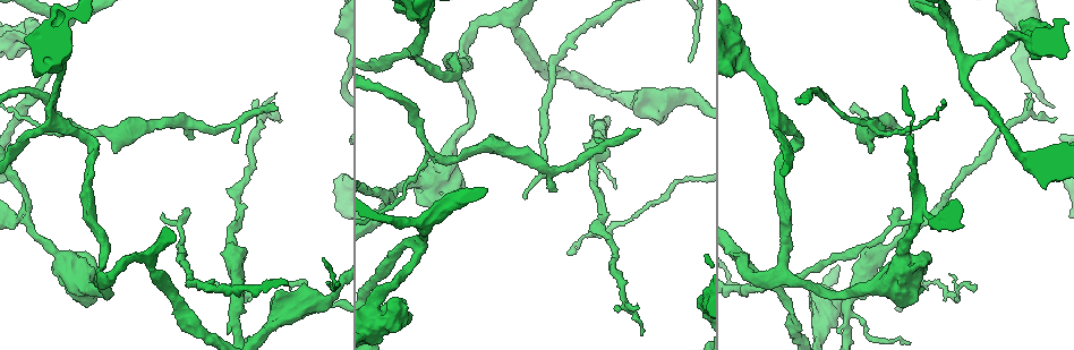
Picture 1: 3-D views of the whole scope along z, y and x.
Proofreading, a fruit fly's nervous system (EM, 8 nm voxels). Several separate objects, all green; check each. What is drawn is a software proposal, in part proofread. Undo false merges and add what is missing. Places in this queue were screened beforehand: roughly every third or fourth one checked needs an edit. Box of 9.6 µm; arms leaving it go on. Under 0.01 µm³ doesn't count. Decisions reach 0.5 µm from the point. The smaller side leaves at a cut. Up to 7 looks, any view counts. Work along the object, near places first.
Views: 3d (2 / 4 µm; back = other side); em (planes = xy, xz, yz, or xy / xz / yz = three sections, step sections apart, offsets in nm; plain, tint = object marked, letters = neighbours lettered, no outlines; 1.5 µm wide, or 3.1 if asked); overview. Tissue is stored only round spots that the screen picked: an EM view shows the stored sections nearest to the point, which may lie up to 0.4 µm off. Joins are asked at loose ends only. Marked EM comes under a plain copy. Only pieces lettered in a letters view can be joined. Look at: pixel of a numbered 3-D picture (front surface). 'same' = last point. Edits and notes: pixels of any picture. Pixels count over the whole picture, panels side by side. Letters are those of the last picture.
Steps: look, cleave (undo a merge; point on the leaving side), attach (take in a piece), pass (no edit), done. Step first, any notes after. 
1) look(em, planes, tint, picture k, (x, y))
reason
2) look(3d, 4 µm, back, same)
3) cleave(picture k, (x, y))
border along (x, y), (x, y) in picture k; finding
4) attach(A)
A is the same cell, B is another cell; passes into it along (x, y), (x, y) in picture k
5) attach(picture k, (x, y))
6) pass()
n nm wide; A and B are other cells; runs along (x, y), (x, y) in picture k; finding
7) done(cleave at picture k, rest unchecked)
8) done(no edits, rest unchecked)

look(em, xy, step 4, letters, picture 1, (556, 192))
branch stops here

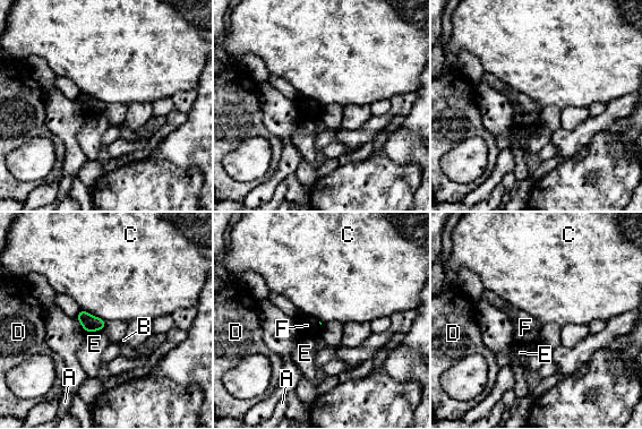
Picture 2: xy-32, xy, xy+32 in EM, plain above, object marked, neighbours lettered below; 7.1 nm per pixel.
pass()
C touches over 200 nm; A, B, C, D, E and F are other cells; border along (80, 308), (105, 322) in picture 2; no lettered piece goes on from it

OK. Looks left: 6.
look(3d, 4 µm, picture 1, (597, 137))
tapers out

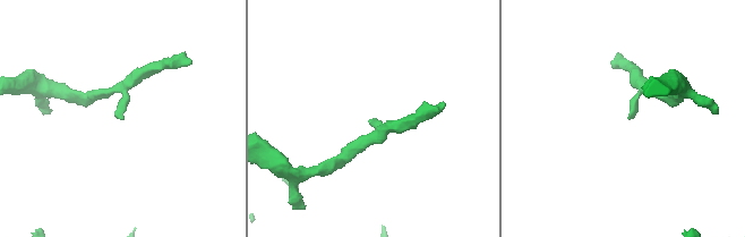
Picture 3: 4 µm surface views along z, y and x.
look(em, planes, letters, picture 3, (374, 119))

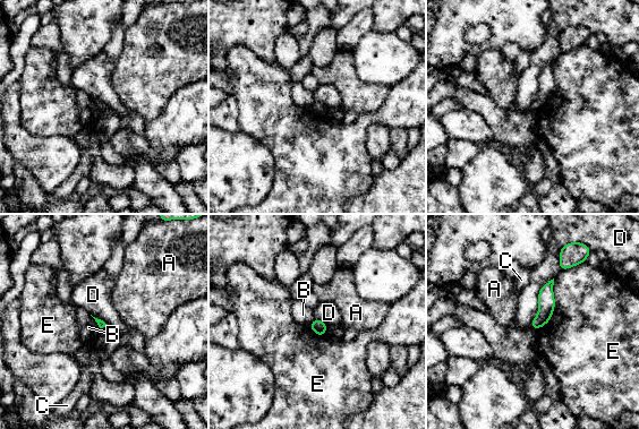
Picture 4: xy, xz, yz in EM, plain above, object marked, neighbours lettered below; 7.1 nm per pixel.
pass()
A, B, C, D and E are other cells; runs along (550, 284), (545, 312), (535, 325) in picture 4; none of them fits

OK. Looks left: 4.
look(em, planes, tint, picture 1, (274, 96))
free end

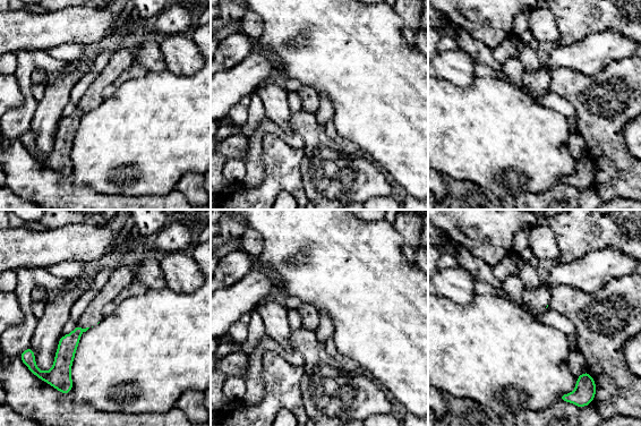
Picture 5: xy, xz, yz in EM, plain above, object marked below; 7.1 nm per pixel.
look(em, planes, letters, same)

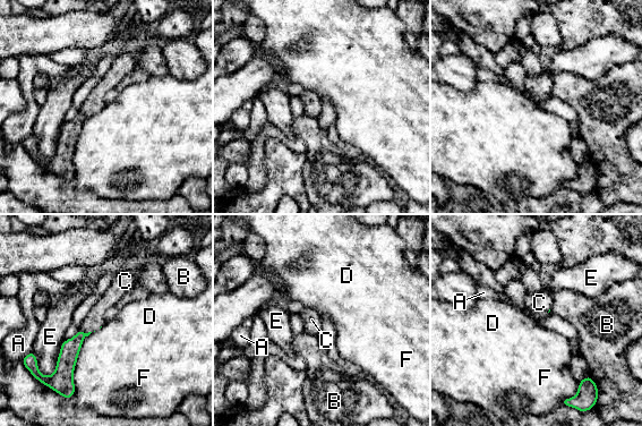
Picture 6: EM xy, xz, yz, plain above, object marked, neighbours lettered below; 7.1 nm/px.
attach(C)
F touches over 460 nm; C is the same cell, A, B, D, E and F are other cells; it goes on there

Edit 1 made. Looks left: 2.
done(attach at picture 6, rest unchecked)

